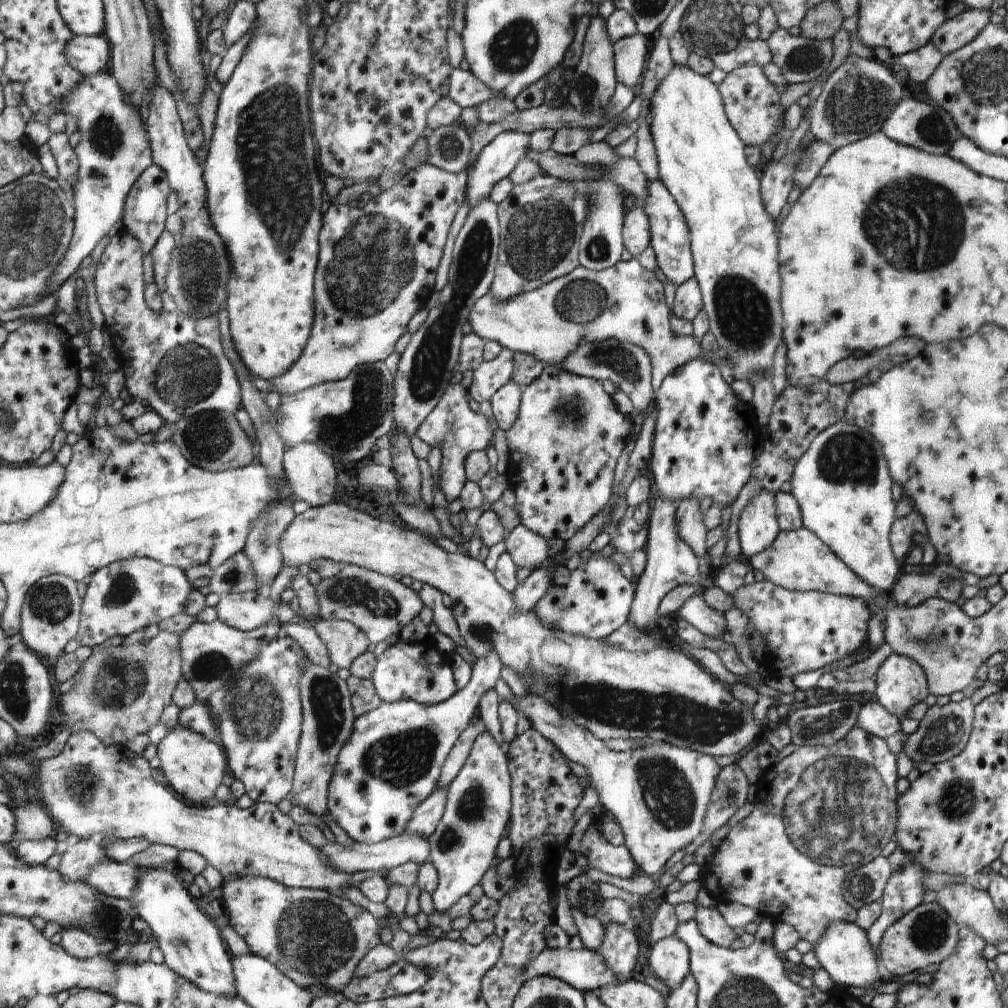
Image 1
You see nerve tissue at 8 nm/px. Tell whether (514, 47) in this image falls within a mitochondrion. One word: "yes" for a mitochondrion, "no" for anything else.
yes

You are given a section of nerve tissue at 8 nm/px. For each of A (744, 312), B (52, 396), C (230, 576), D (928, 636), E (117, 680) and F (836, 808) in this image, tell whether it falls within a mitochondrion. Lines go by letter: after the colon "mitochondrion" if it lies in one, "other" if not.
A: mitochondrion
B: other
C: mitochondrion
D: mitochondrion
E: mitochondrion
F: mitochondrion

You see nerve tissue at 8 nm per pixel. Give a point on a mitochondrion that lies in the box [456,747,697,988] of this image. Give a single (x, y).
(584, 902)

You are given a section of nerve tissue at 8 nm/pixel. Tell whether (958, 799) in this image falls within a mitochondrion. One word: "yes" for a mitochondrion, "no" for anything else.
yes

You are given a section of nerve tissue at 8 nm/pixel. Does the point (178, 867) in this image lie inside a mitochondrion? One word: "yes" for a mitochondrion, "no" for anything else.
no

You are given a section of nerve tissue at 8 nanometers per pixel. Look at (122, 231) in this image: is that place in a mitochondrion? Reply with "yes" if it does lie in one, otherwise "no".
no

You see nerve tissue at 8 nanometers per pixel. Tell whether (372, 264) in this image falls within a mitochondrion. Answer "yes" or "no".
yes

